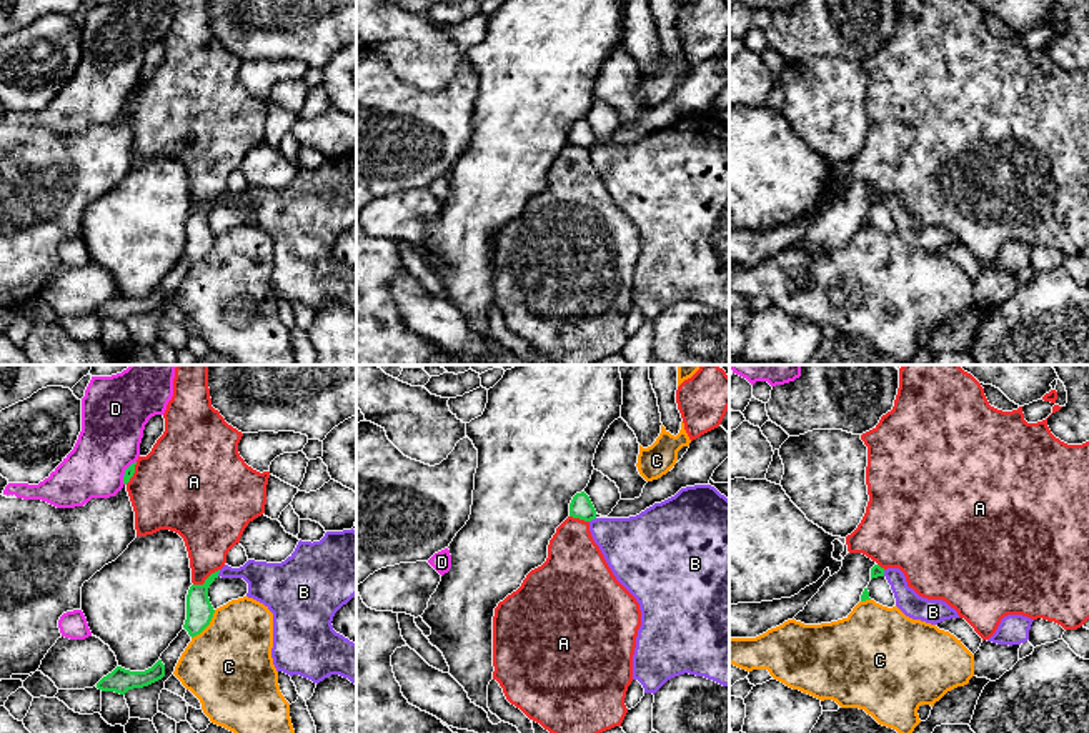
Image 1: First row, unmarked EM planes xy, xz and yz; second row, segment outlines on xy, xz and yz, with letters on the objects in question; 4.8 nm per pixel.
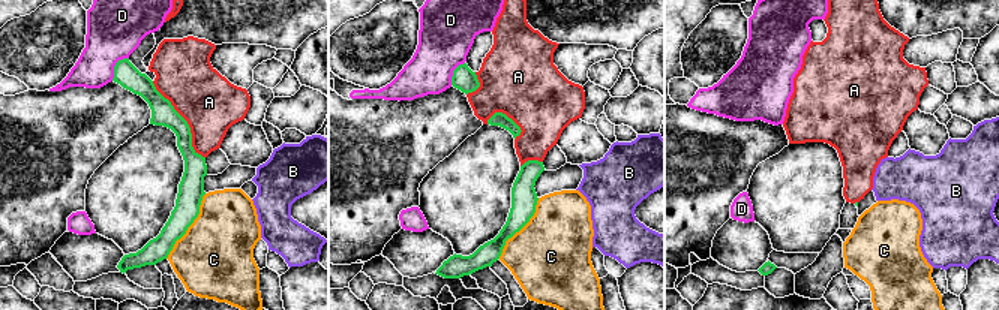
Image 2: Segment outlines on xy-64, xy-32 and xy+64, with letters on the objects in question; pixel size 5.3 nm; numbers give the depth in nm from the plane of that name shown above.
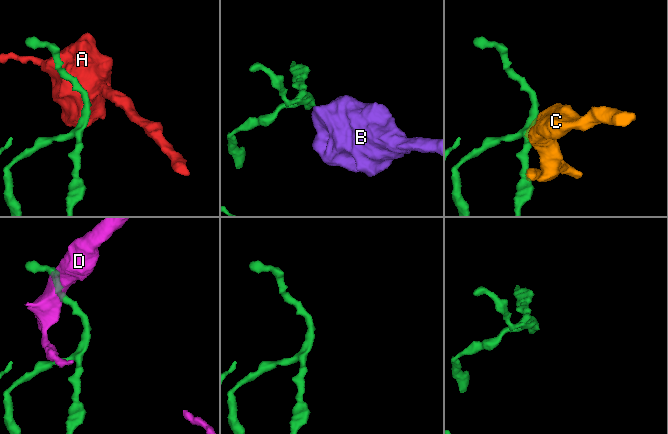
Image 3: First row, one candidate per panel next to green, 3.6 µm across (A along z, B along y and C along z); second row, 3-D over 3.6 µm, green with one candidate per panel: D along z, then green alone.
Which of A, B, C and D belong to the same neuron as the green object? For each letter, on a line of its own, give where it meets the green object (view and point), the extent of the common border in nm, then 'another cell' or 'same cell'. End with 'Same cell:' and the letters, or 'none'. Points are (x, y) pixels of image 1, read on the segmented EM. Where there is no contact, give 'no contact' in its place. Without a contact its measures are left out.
A: contact xy (205, 580); length 150 nm; another cell
B: contact xy (218, 572); length 40 nm; another cell
C: contact xy (207, 625); length 180 nm; another cell
D: contact xy (125, 472); length 130 nm; another cell
Same cell: none

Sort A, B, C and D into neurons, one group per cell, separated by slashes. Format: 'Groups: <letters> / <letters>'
Groups: A / B / C / D

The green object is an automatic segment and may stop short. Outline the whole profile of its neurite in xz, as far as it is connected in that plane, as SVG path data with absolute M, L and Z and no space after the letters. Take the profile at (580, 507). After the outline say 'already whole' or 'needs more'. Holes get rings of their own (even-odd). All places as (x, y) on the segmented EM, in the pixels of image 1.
M581 491L581 493L576 493L569 503L569 516L573 518L579 518L579 520L584 520L584 521L591 521L596 518L596 510L589 500L589 496Z; already whole

